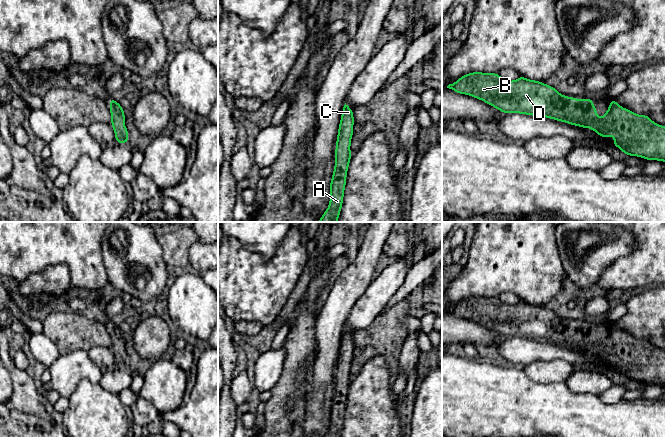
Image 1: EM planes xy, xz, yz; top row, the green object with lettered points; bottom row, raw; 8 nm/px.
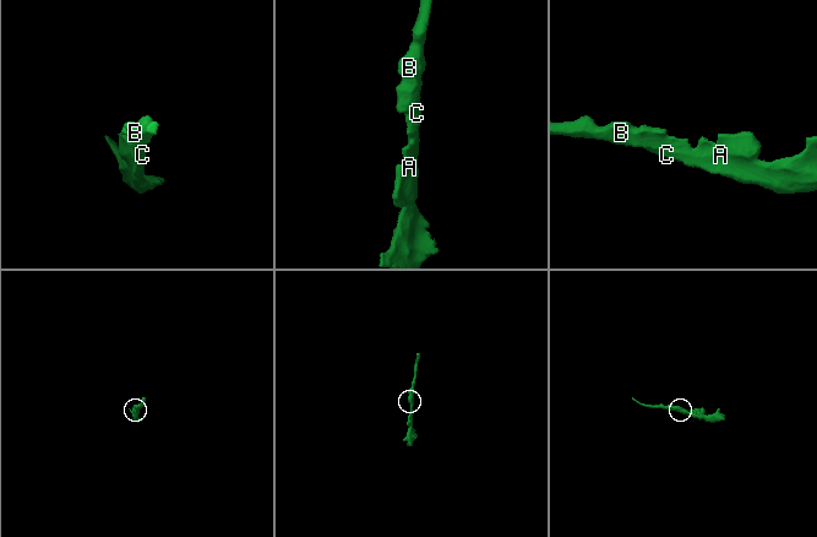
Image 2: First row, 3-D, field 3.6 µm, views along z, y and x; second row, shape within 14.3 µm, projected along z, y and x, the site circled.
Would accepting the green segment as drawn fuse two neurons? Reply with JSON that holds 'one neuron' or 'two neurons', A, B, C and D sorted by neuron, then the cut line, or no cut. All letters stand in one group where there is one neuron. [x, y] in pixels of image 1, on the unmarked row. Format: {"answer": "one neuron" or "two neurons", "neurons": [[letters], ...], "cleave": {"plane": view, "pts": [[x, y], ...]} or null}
{"answer": "one neuron", "neurons": [["A", "B", "C", "D"]], "cleave": null}

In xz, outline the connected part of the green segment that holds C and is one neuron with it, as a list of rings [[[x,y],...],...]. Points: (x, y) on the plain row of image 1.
[[[345,327],[336,364],[335,391],[330,407],[330,426],[324,437],[340,437],[342,432],[347,394],[352,380],[349,372],[353,360],[353,349],[353,334]]]

